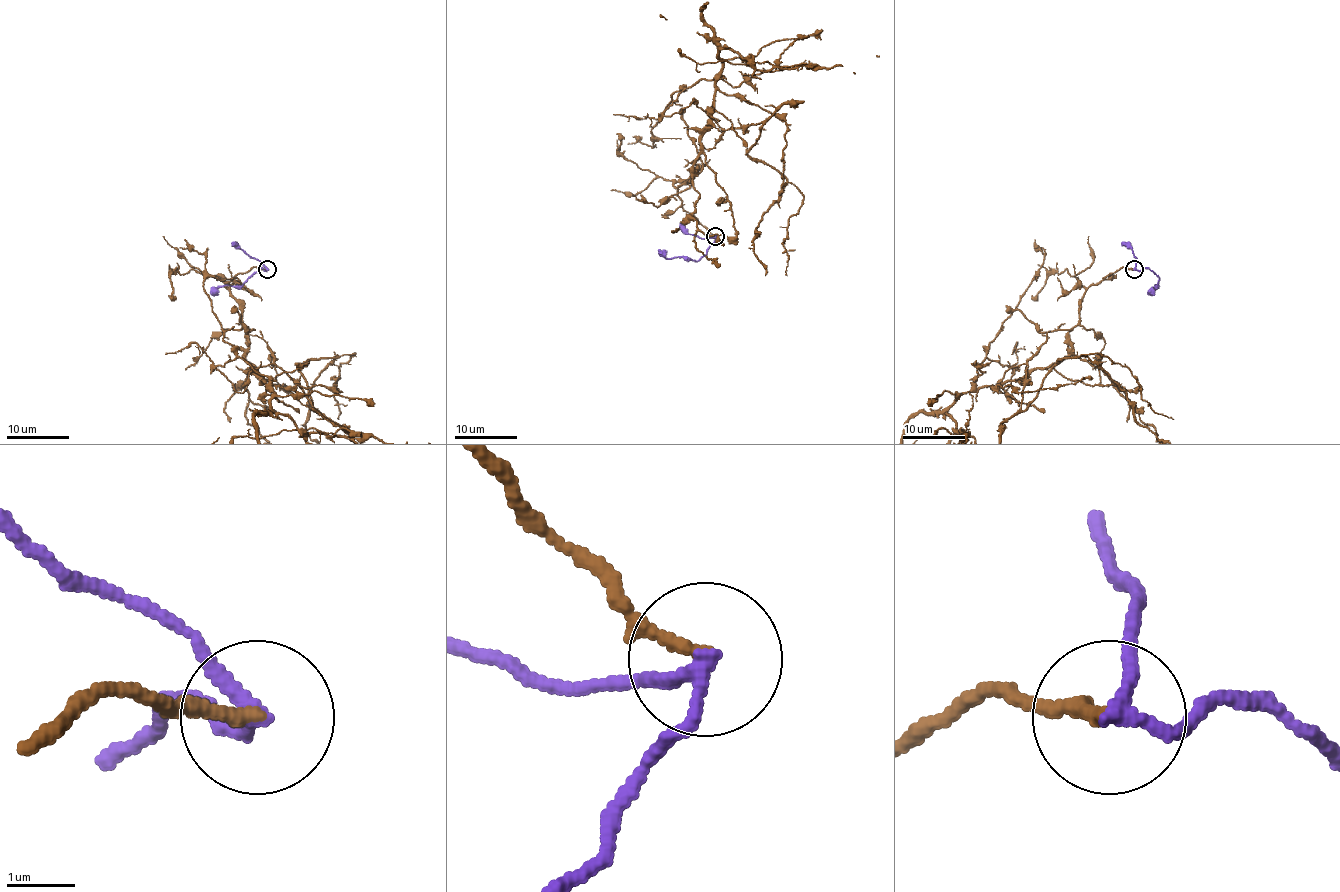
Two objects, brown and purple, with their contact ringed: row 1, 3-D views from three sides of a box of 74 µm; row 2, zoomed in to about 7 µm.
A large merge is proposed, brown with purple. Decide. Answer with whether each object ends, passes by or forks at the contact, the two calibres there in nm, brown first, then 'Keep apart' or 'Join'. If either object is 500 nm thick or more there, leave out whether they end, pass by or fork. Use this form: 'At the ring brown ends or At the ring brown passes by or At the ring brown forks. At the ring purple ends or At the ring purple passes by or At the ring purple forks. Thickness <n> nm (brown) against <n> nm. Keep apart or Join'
At the ring brown ends. At the ring purple passes by. Thickness 180 nm (brown) against 200 nm. Keep apart

